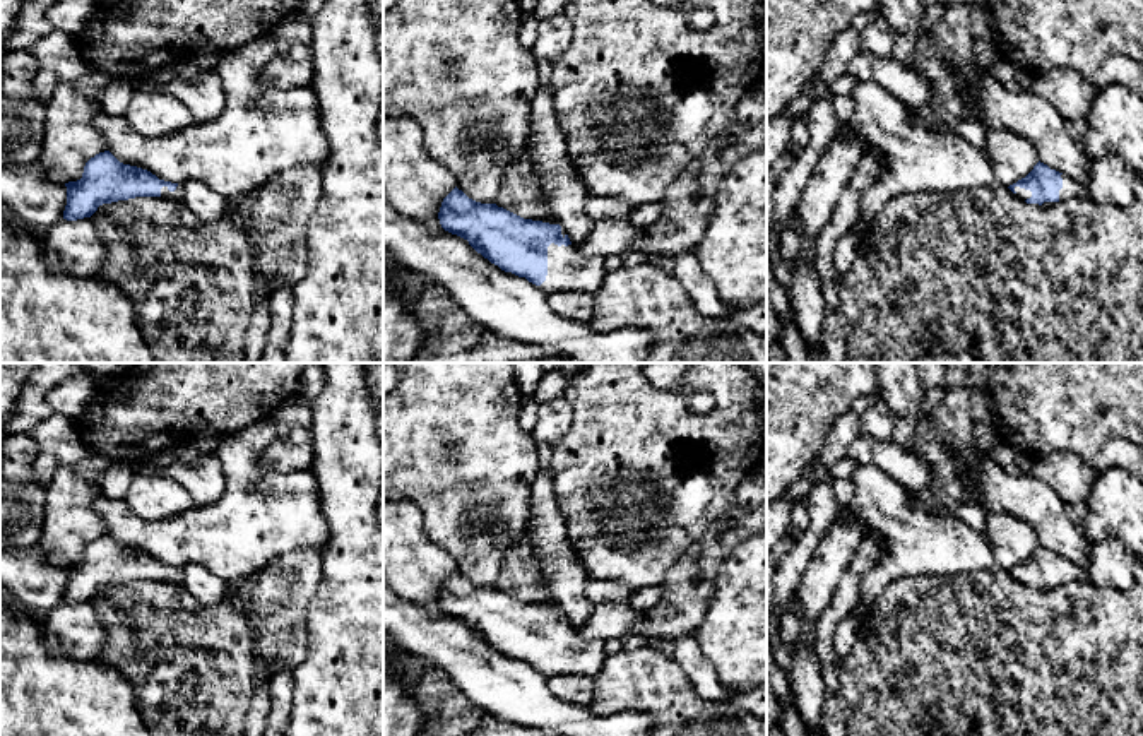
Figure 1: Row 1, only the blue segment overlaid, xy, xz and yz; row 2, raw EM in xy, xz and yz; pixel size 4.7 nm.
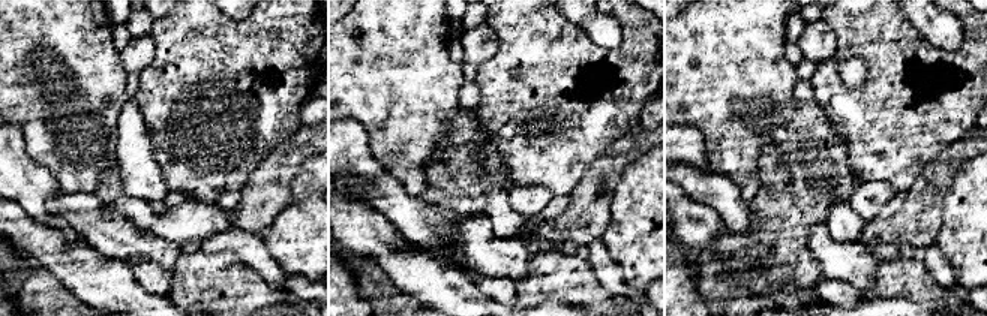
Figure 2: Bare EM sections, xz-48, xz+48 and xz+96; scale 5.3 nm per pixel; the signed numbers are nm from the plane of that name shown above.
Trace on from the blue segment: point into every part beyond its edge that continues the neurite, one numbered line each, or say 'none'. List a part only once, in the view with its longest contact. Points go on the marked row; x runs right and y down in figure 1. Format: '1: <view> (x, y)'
1: xz (568, 269)

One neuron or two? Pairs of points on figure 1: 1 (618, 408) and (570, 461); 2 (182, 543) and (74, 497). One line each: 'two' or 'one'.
1: one
2: two

